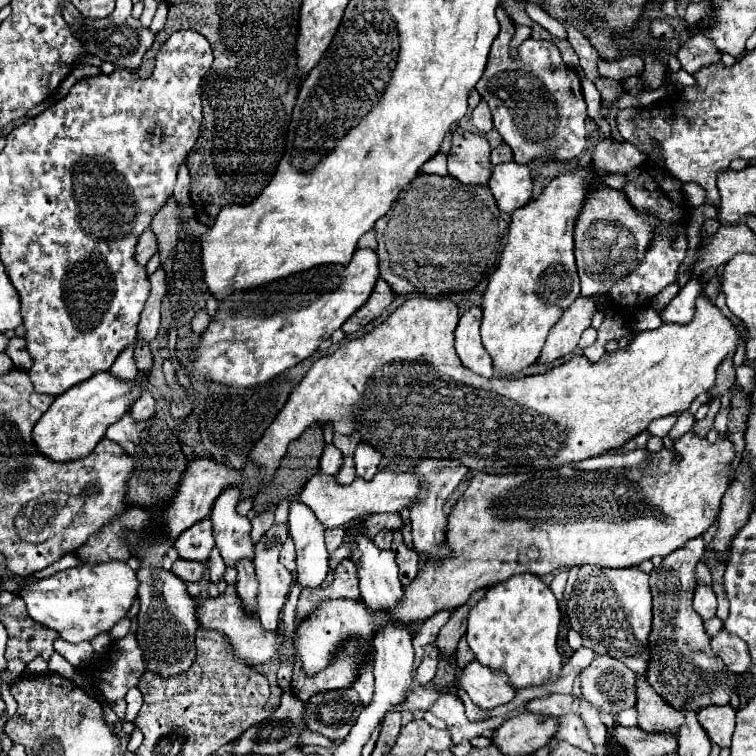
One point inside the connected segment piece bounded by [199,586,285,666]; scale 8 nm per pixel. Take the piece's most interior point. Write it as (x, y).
(252, 644)

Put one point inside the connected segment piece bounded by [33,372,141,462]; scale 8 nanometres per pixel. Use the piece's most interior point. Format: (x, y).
(75, 422)

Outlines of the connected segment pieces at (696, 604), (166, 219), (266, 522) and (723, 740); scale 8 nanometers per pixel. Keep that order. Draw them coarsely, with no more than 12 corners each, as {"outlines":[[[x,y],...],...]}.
{"outlines":[[[697,586],[693,608],[703,618],[715,616],[717,598],[711,586]],[[175,198],[151,222],[157,234],[161,262],[171,254],[177,238]],[[273,512],[257,514],[251,540],[259,538],[273,526]],[[707,706],[697,720],[709,738],[731,746],[735,710],[727,706]]]}

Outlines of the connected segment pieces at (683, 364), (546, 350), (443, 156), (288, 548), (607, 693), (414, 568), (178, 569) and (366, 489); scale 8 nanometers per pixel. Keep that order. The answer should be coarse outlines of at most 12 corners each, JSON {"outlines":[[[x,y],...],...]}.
{"outlines":[[[409,298],[319,358],[251,450],[311,424],[387,460],[575,464],[689,410],[739,342],[691,324],[487,380],[457,304]],[[579,296],[551,328],[537,358],[549,364],[577,350],[591,326],[593,298]],[[447,148],[427,160],[419,174],[447,176]],[[287,538],[281,548],[281,564],[295,572],[295,546]],[[611,656],[581,672],[581,694],[617,714],[635,706],[637,674]],[[399,530],[393,534],[399,580],[403,588],[419,572],[419,554],[405,546]],[[177,558],[171,570],[185,582],[199,582],[205,564]],[[383,470],[341,486],[319,472],[297,500],[325,528],[401,512],[423,478]]]}

